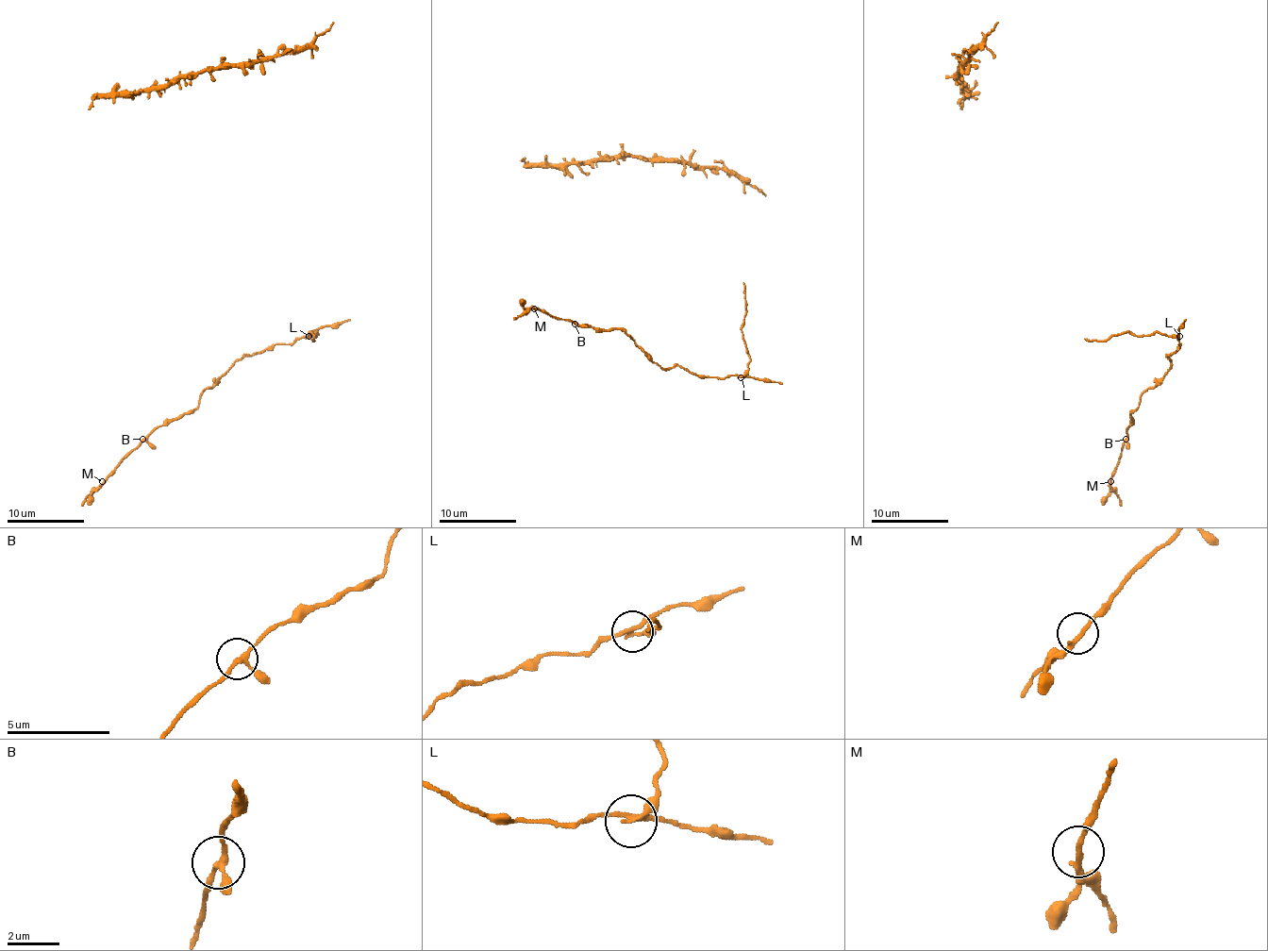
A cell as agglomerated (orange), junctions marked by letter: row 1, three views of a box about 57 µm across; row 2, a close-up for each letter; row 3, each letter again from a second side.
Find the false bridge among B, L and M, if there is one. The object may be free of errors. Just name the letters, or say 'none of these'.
L

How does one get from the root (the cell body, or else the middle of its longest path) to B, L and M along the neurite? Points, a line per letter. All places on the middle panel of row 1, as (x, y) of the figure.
B: (742, 283), (741, 331), (750, 358), (742, 375), (700, 377), (679, 366), (659, 368), (627, 333), (575, 324)
L: (742, 283), (744, 318), (741, 331), (750, 362), (748, 370), (741, 377)
M: (742, 283), (741, 331), (750, 358), (742, 375), (659, 368), (619, 329), (534, 308)

